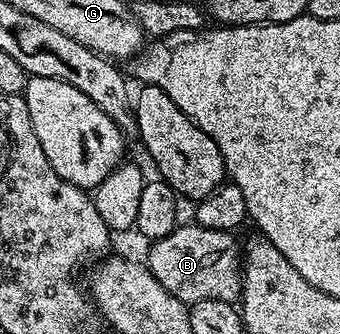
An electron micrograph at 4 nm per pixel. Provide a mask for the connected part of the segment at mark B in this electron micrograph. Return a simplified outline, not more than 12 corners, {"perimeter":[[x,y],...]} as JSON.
{"perimeter":[[179,225],[152,240],[149,271],[186,305],[241,297],[228,231]]}

